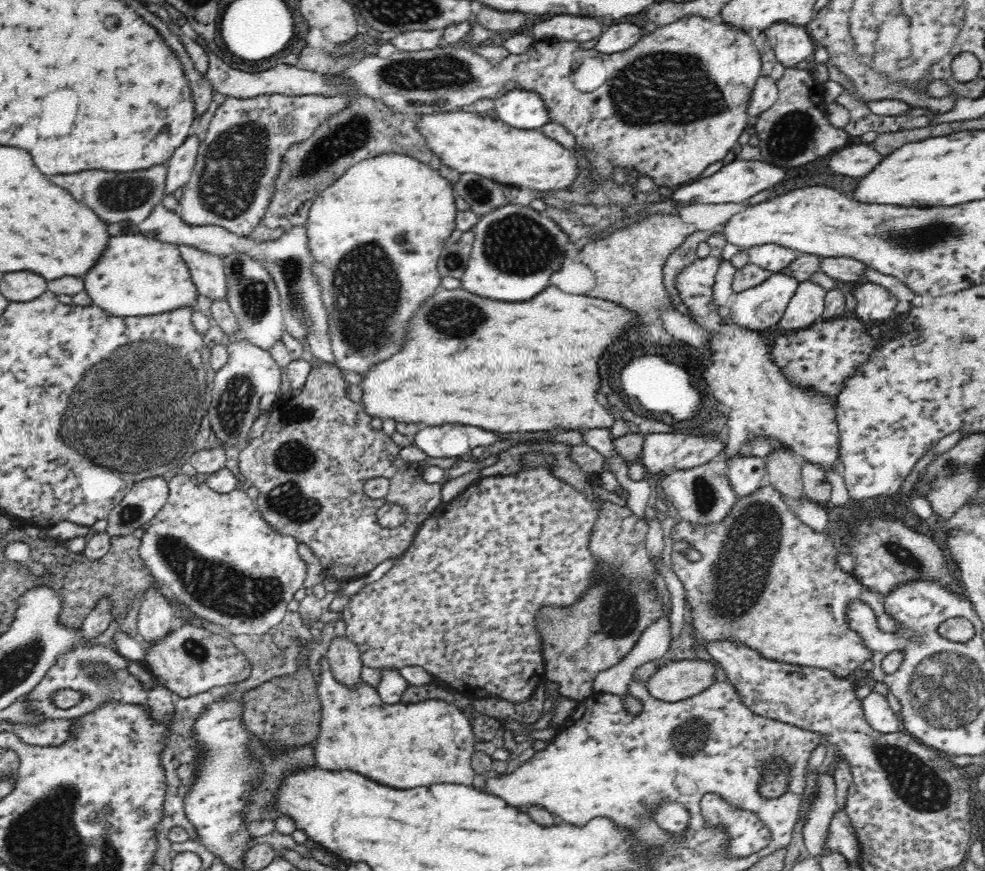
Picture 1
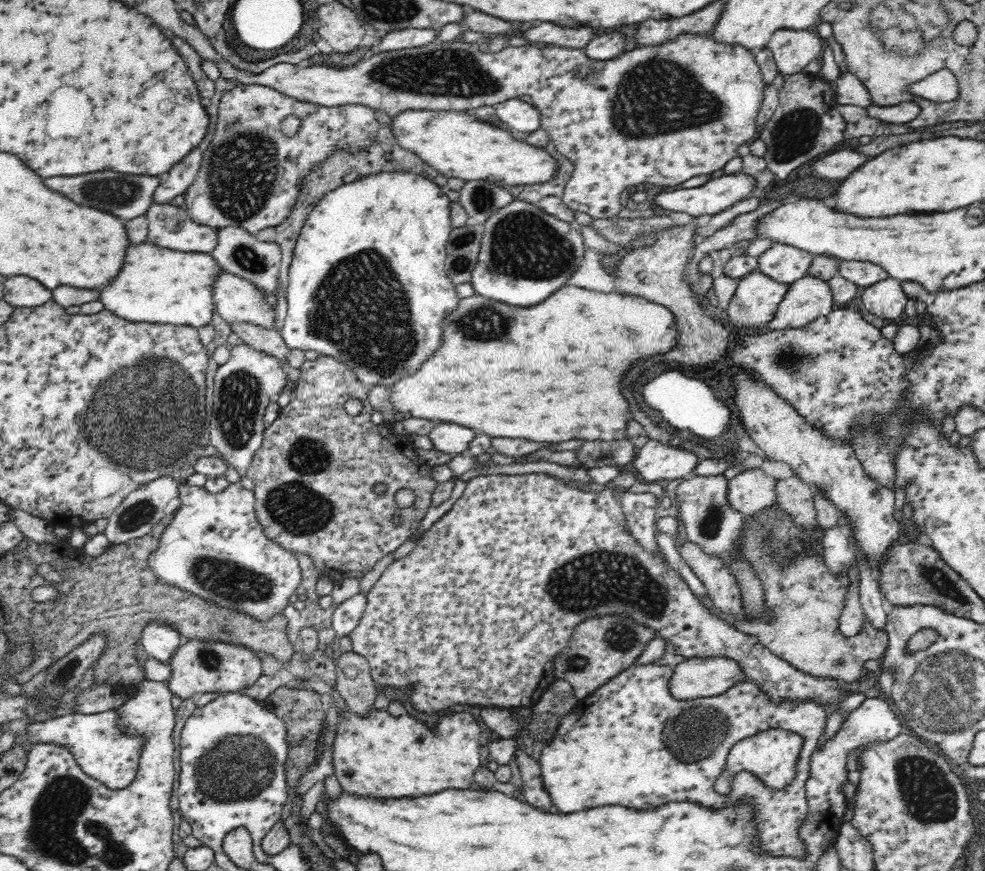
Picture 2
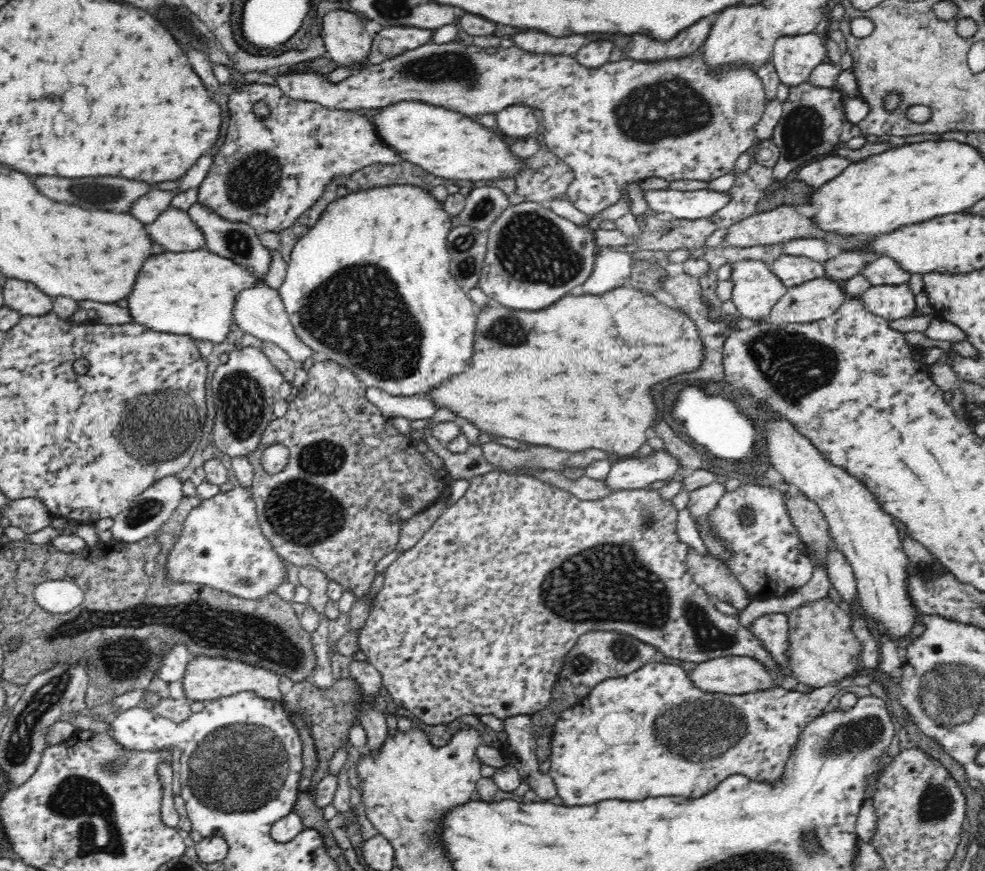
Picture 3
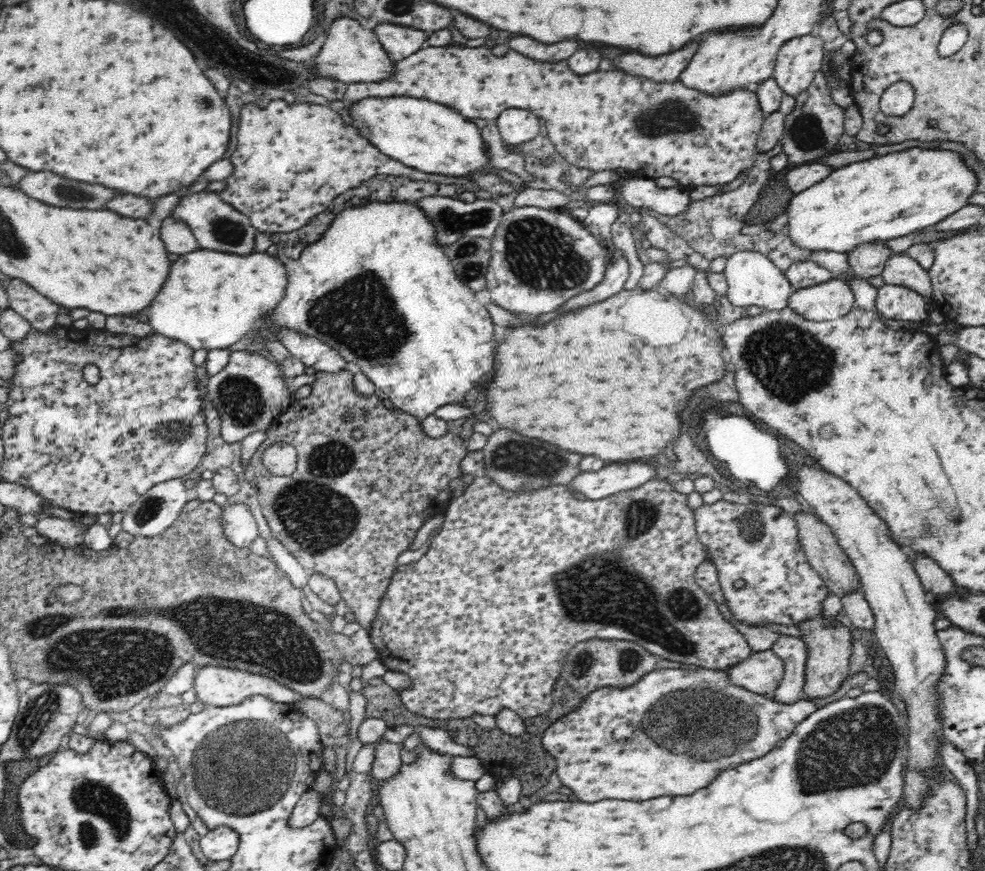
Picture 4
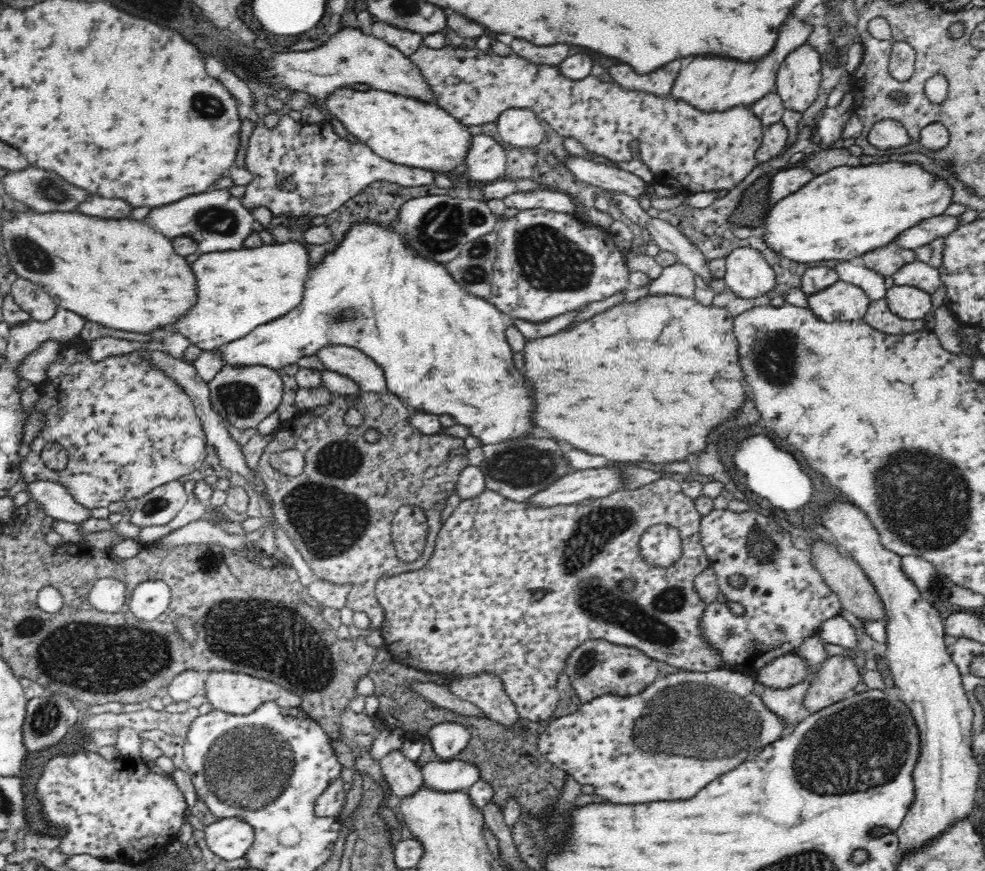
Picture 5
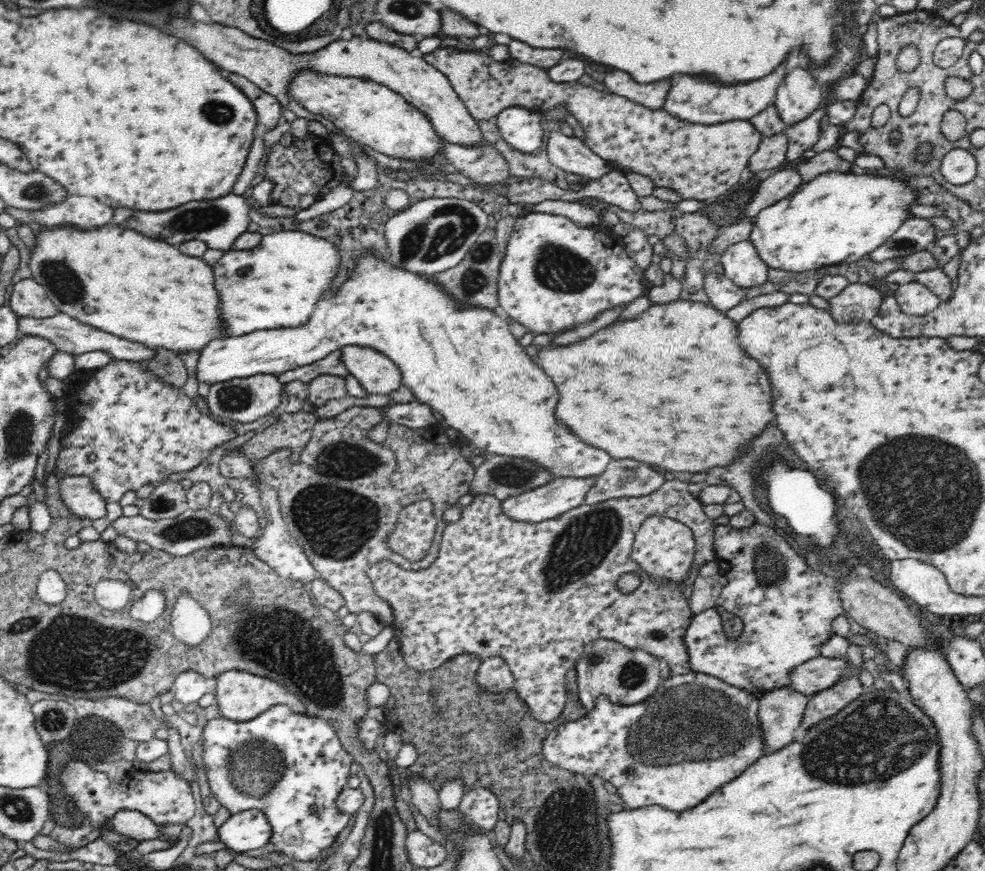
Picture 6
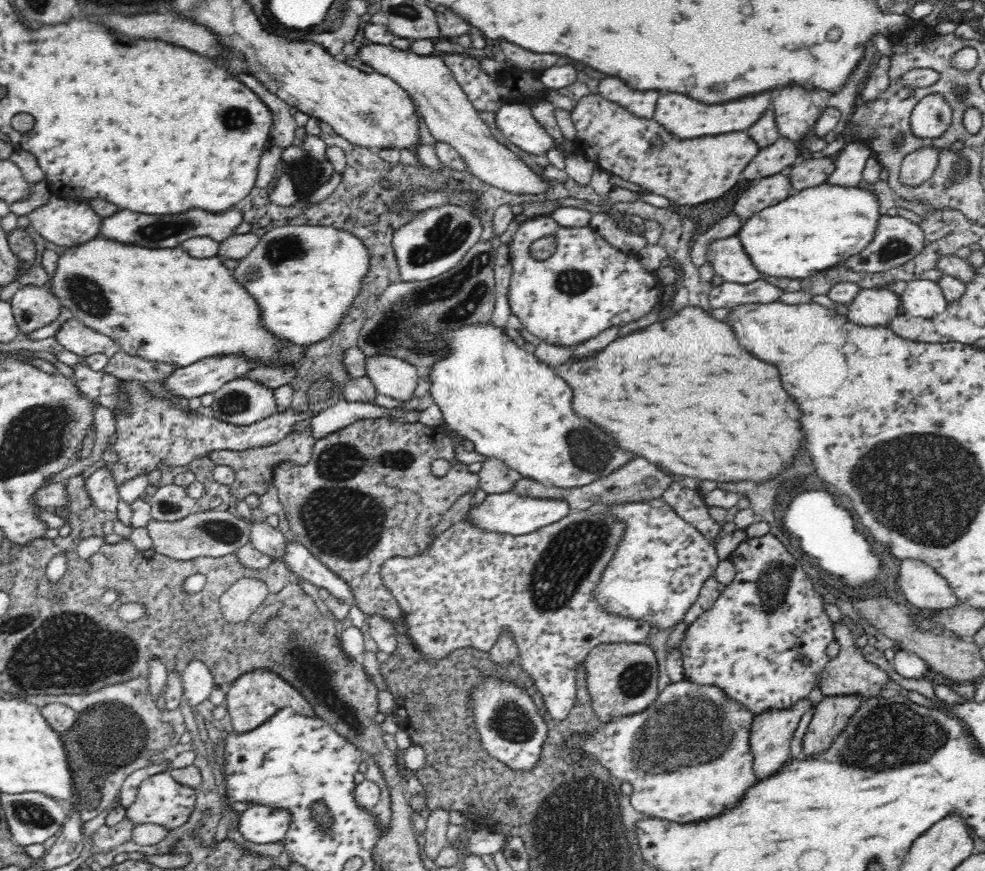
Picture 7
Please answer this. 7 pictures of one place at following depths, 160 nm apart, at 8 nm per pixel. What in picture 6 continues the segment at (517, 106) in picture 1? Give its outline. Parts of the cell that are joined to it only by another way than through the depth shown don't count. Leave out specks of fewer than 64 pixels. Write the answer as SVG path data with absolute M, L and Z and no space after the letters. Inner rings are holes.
M522 107L505 108L497 114L497 125L502 138L520 152L536 152L544 144L540 123L541 113Z

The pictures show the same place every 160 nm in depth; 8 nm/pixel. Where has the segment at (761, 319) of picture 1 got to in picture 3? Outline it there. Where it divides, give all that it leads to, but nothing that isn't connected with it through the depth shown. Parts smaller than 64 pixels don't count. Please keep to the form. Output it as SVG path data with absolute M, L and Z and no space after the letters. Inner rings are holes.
M735 260L730 262L731 281L733 282L733 293L731 301L734 303L741 316L759 320L762 316L769 314L778 303L778 300L786 294L789 289L774 274L771 265L763 260Z

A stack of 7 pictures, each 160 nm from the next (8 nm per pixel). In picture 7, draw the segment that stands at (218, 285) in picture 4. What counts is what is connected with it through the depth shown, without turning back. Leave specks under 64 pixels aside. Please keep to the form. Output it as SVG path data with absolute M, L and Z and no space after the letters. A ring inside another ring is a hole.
M286 225L273 228L261 236L250 256L240 262L234 274L262 304L266 326L270 330L292 340L294 345L309 347L329 340L340 330L364 288L364 280L370 274L370 264L370 249L352 231L330 225Z

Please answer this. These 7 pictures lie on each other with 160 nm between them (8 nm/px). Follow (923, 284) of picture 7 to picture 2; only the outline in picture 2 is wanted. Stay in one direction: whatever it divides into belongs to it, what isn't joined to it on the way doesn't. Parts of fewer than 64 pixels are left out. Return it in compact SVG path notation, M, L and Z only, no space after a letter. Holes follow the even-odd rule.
M890 277L863 288L859 300L863 308L872 312L874 316L895 319L902 316L902 312L904 313L909 296L902 288L902 281Z

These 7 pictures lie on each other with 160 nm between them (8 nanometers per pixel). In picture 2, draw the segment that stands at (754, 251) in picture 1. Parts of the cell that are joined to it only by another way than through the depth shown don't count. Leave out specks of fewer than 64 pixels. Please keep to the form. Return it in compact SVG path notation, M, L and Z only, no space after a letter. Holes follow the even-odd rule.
M776 242L770 250L758 256L758 270L782 284L792 284L810 275L815 254Z

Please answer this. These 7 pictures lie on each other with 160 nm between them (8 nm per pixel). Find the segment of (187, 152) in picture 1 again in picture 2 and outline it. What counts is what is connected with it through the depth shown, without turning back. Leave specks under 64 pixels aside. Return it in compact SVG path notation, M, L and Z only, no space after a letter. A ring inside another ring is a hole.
M198 147L180 164L162 176L161 183L151 196L151 204L168 204L178 194L184 195L188 187L196 180L200 166L202 166L203 151Z

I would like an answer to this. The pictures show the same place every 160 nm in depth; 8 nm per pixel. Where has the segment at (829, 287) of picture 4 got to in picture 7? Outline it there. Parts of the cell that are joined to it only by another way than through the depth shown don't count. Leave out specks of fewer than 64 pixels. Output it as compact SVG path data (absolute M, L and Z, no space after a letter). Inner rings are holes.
M889 287L860 288L857 298L847 306L846 317L862 326L888 327L902 314L900 297Z

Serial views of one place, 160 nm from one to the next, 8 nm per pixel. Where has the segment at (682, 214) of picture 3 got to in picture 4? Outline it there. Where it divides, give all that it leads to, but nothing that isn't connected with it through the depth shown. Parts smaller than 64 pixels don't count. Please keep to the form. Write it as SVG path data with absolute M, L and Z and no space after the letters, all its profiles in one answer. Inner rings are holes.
M620 177L613 185L632 207L654 210L672 216L686 211L691 199L689 190L679 187L661 188L654 179Z

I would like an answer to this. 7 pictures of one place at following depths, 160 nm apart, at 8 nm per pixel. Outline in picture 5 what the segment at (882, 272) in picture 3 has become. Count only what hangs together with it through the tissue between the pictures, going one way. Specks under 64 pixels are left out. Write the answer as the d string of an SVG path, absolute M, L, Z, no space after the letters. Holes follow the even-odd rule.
M922 261L900 268L891 278L890 283L898 286L908 285L921 288L922 290L934 294L942 286L941 272Z

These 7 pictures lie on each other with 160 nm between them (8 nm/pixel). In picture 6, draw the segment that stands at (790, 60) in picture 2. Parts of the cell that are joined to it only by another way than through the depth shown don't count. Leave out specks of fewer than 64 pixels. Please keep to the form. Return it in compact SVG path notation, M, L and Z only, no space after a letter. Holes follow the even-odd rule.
M797 66L779 83L773 105L782 122L794 126L825 105L827 96L810 72Z

